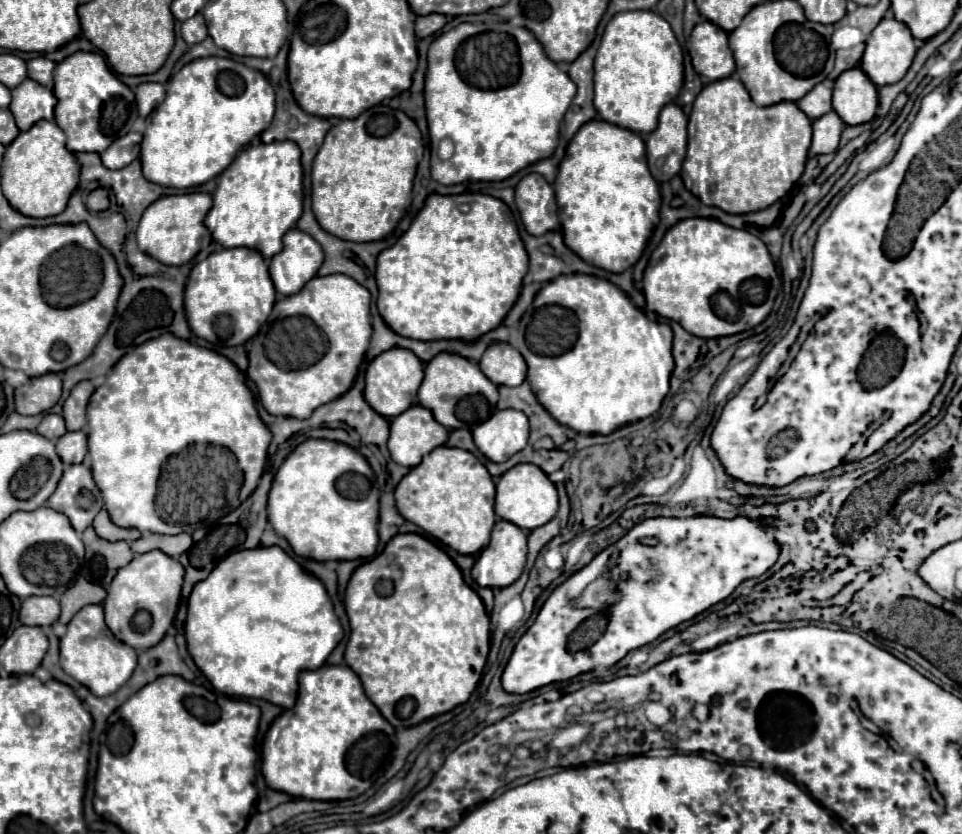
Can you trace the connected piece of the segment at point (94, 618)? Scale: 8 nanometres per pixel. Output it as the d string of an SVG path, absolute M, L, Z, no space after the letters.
M101 605L83 607L67 625L67 633L61 637L61 669L85 685L93 695L105 697L115 693L127 679L133 675L137 667L137 653L133 647L127 647L123 641L117 641L115 635L107 629L103 621Z

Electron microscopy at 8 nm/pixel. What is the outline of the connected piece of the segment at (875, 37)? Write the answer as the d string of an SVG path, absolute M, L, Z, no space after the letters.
M883 19L869 35L867 39L867 47L865 53L861 57L861 69L869 75L869 79L881 87L881 85L889 85L889 83L897 83L899 79L903 79L903 75L907 73L907 69L911 67L911 61L915 57L915 43L913 43L913 35L911 31L907 31L905 23L899 23L897 19Z

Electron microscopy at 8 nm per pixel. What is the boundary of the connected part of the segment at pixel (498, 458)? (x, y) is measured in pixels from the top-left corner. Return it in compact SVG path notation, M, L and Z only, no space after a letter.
M495 411L491 419L473 429L477 449L491 461L501 463L521 451L529 439L529 421L521 411Z

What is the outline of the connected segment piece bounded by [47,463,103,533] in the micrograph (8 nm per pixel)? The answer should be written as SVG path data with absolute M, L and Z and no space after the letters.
M83 463L79 465L69 465L63 473L63 479L59 481L59 487L55 489L55 493L49 497L47 505L55 511L61 511L69 517L73 529L77 533L83 533L95 519L97 515L97 507L89 507L89 509L83 509L77 499L81 495L81 491L89 491L93 497L95 497L95 503L97 507L101 509L103 501L101 501L101 491L97 489L95 481L93 481L93 475L91 475L91 469Z

